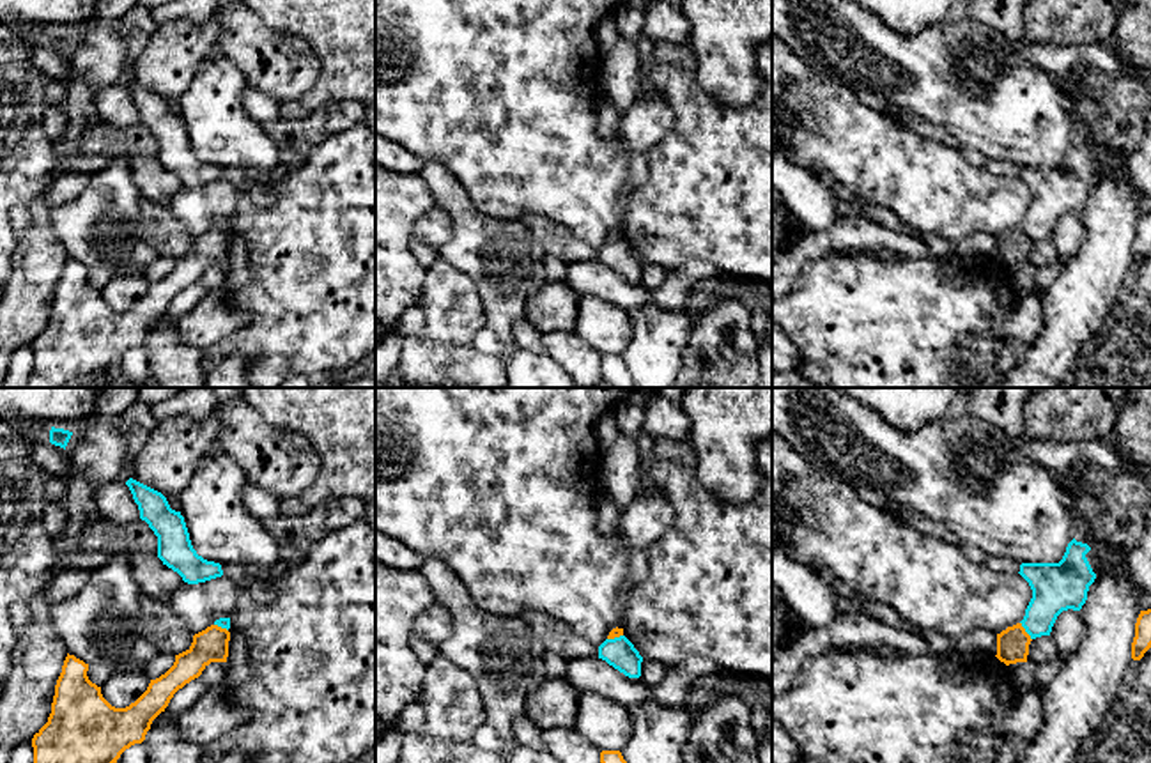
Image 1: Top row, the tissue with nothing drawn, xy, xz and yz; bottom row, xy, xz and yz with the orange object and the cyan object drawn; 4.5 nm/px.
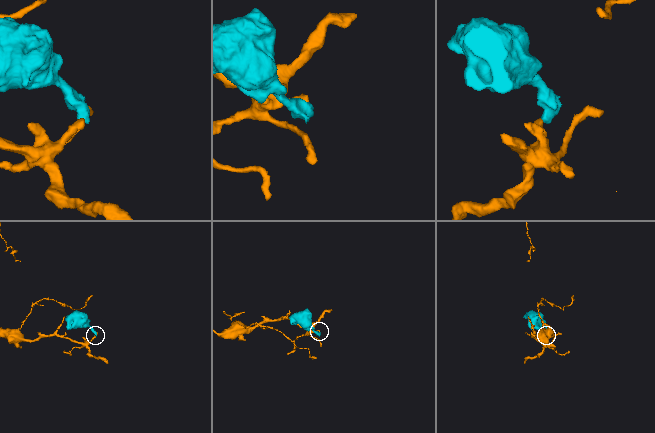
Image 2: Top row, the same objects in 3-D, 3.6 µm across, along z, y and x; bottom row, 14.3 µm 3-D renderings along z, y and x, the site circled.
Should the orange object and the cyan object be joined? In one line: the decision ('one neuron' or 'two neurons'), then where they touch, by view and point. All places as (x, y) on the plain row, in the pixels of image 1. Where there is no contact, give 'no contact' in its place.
two neurons; meets orange in yz at (1024, 234)

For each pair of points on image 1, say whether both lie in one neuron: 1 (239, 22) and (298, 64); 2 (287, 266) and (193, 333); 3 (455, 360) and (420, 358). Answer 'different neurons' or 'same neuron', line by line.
1: same neuron
2: different neurons
3: same neuron

